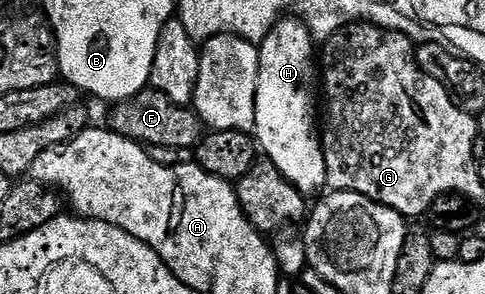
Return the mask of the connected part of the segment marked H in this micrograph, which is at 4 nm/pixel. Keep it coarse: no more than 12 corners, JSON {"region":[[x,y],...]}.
{"region":[[283,17],[258,47],[253,129],[305,197],[328,187],[316,40]]}

